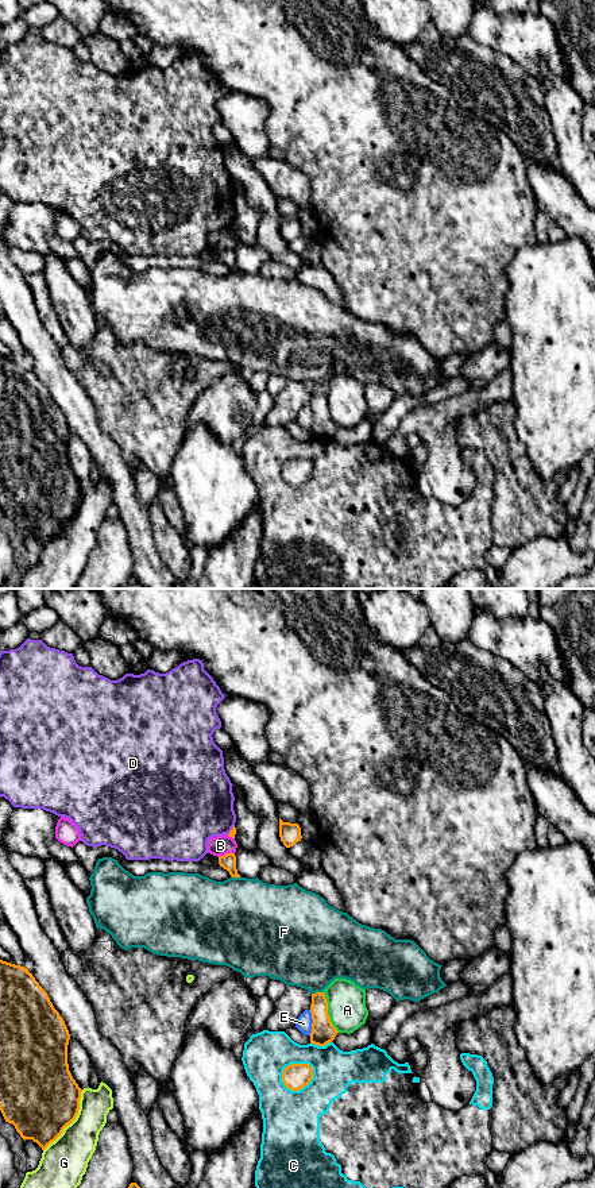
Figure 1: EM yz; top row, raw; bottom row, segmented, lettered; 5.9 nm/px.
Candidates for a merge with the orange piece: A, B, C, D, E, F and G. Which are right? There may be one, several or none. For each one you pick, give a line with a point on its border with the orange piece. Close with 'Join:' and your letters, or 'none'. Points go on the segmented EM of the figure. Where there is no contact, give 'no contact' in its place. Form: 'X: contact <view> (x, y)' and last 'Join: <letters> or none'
B: contact yz (227, 853)
Join: B

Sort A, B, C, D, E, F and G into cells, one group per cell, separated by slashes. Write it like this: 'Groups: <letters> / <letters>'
Groups: A / B / C / D / E / F / G

